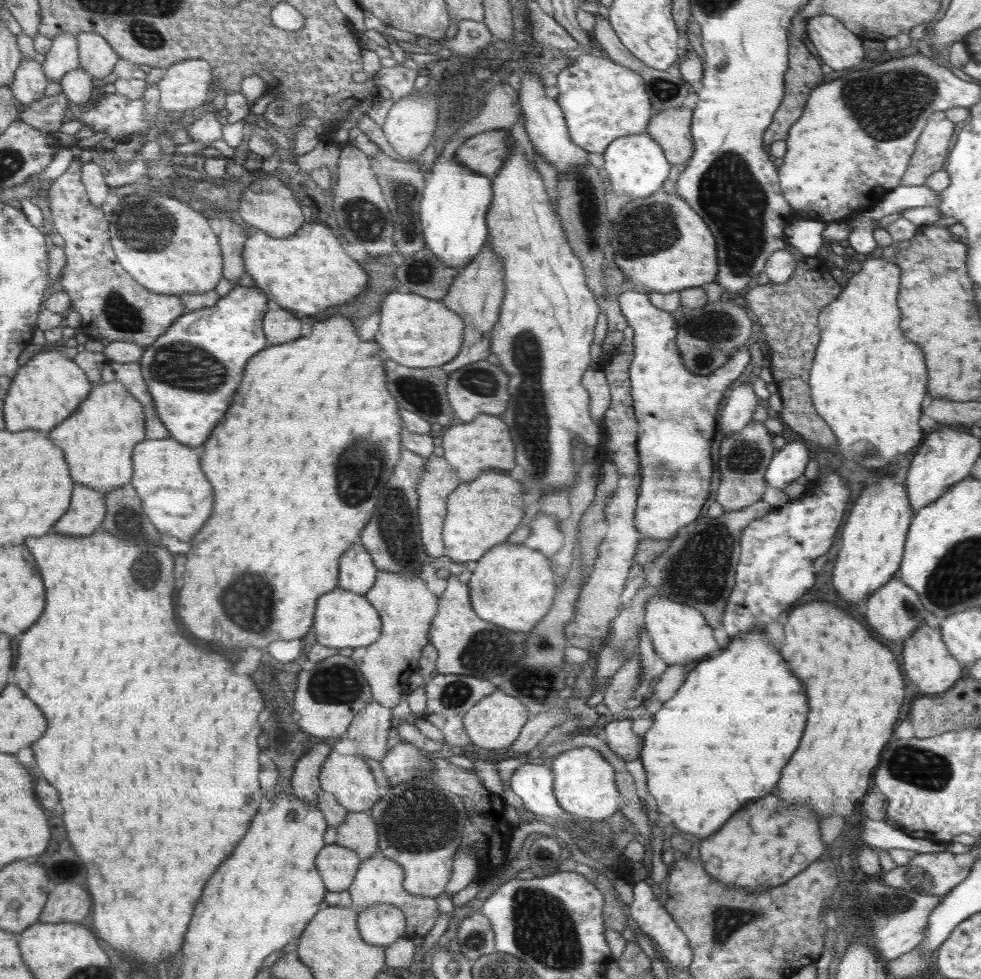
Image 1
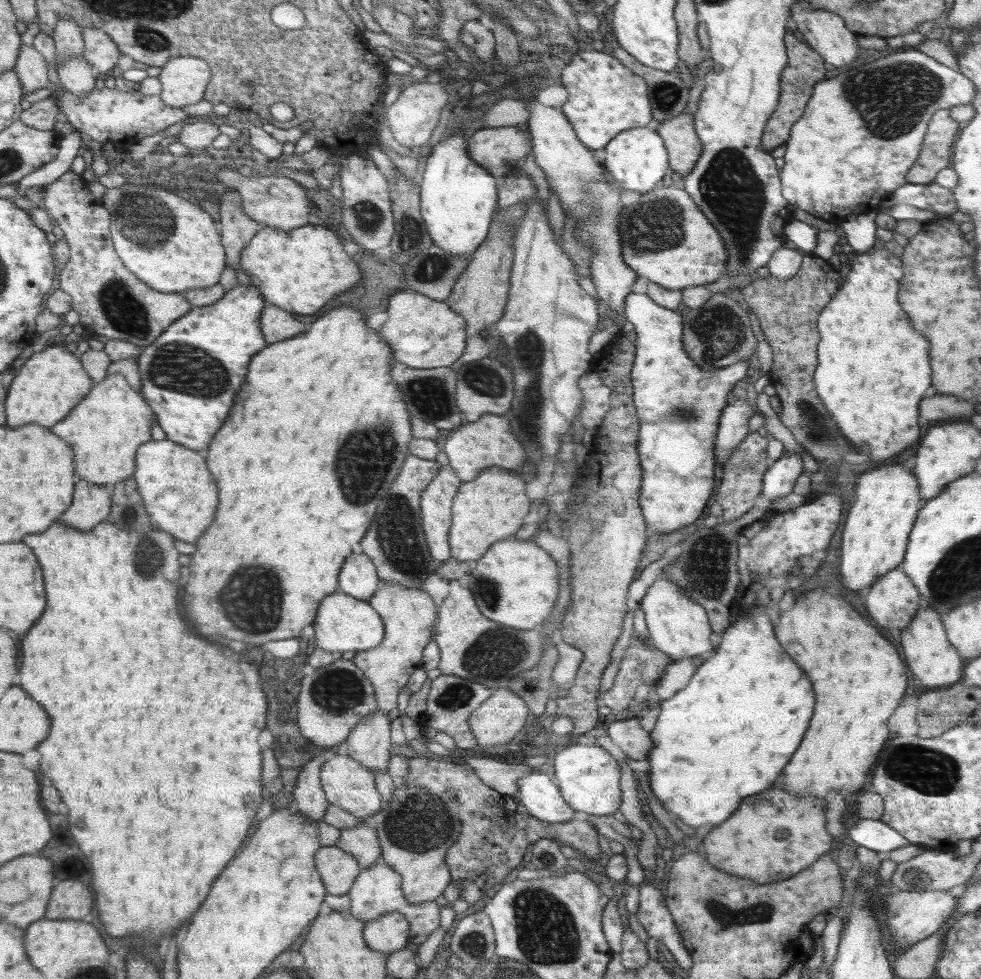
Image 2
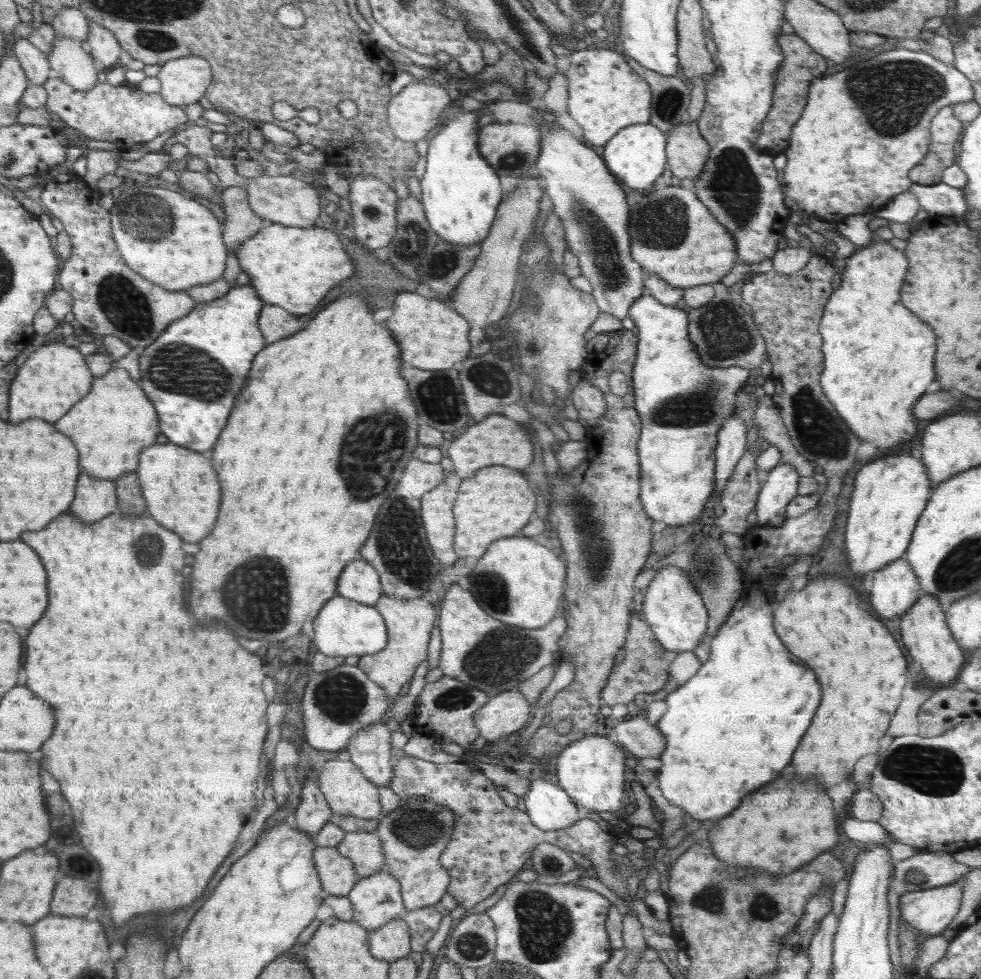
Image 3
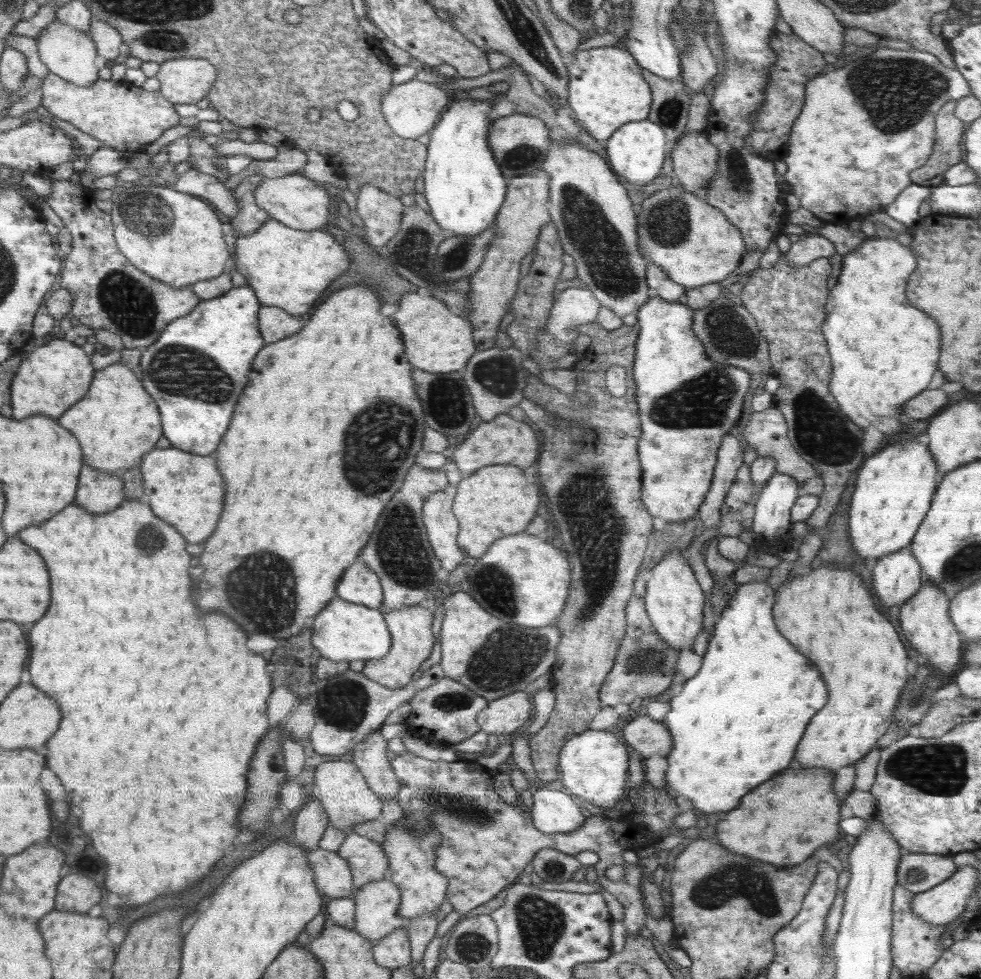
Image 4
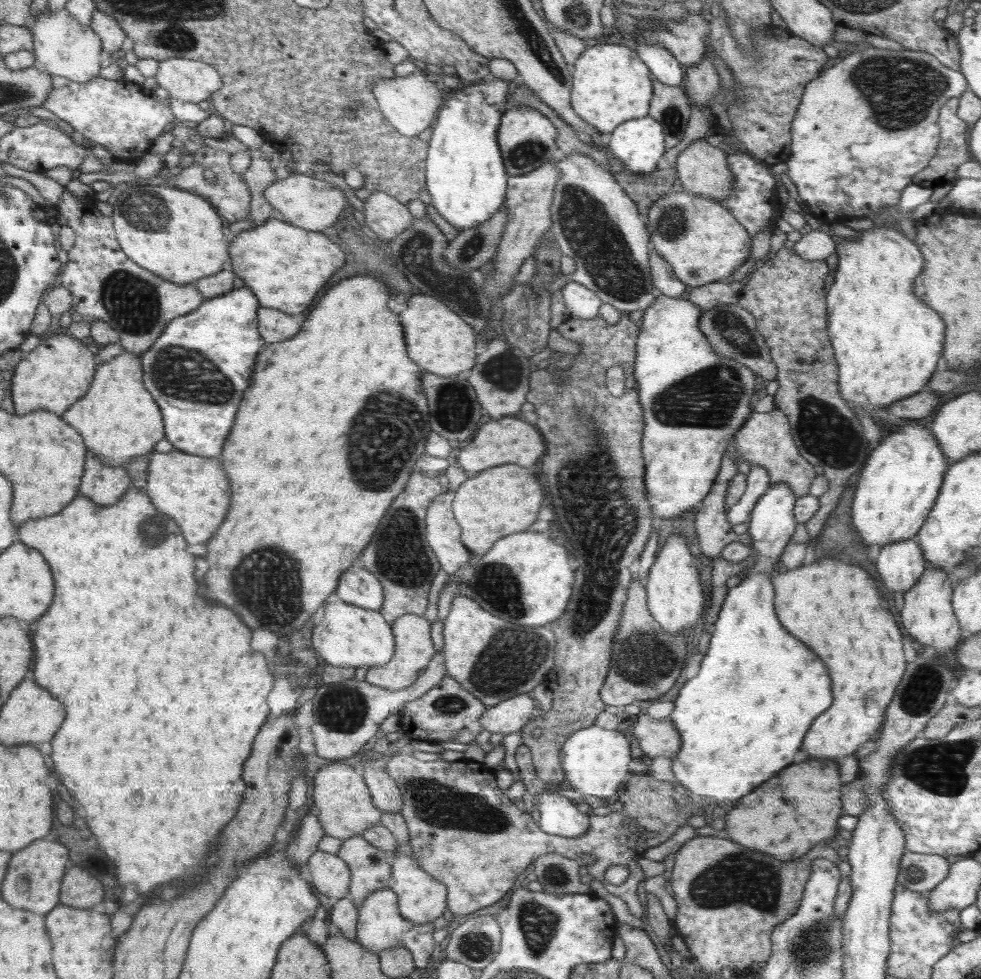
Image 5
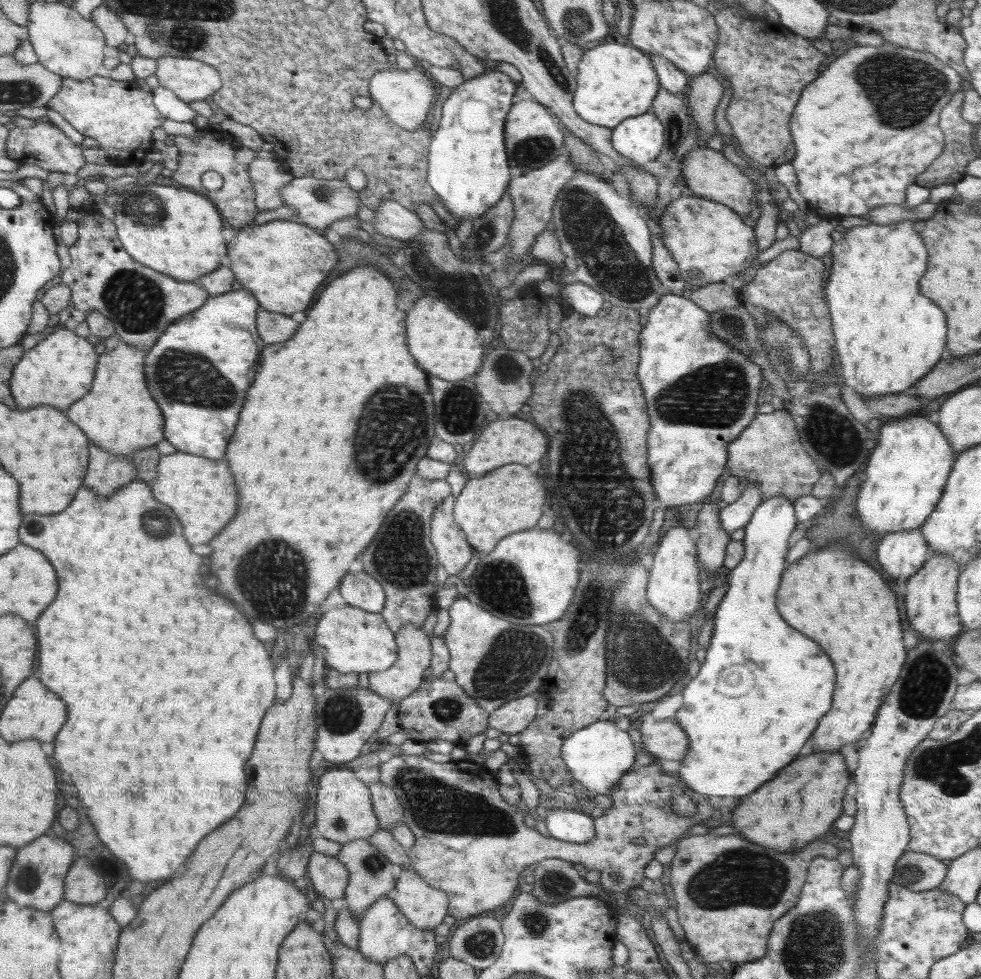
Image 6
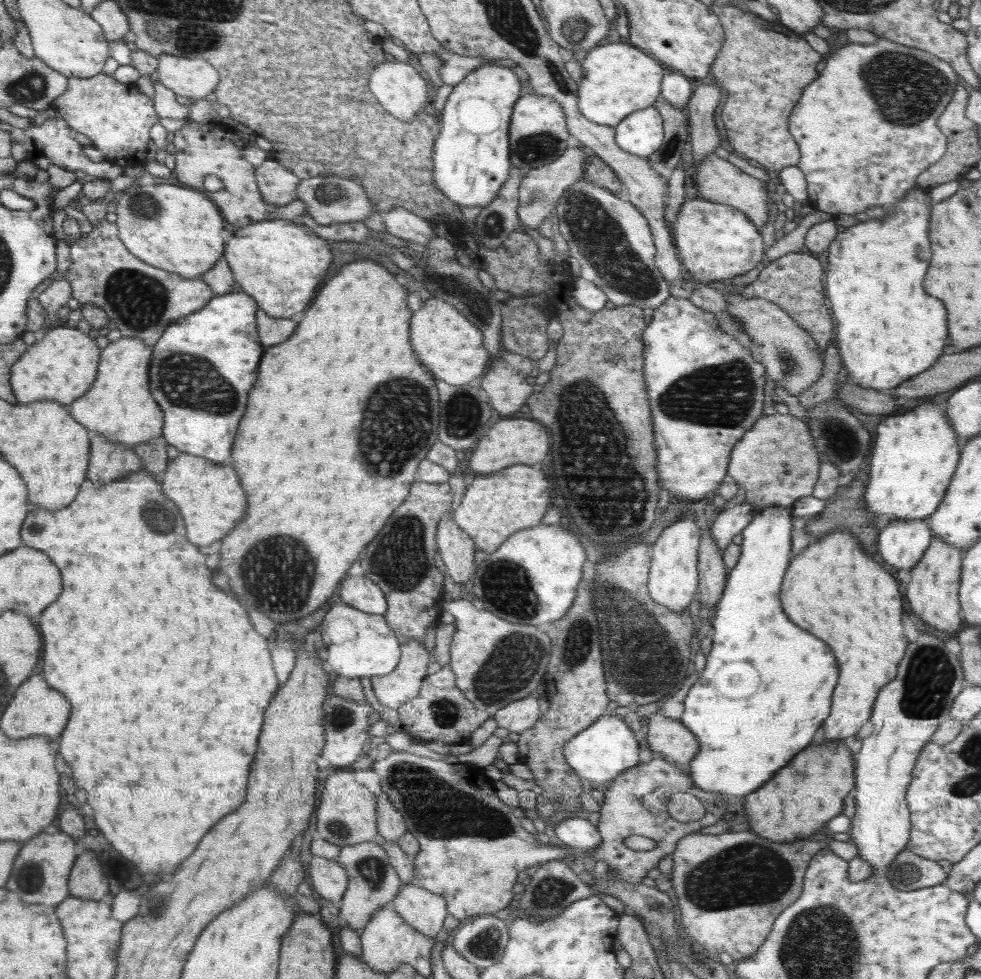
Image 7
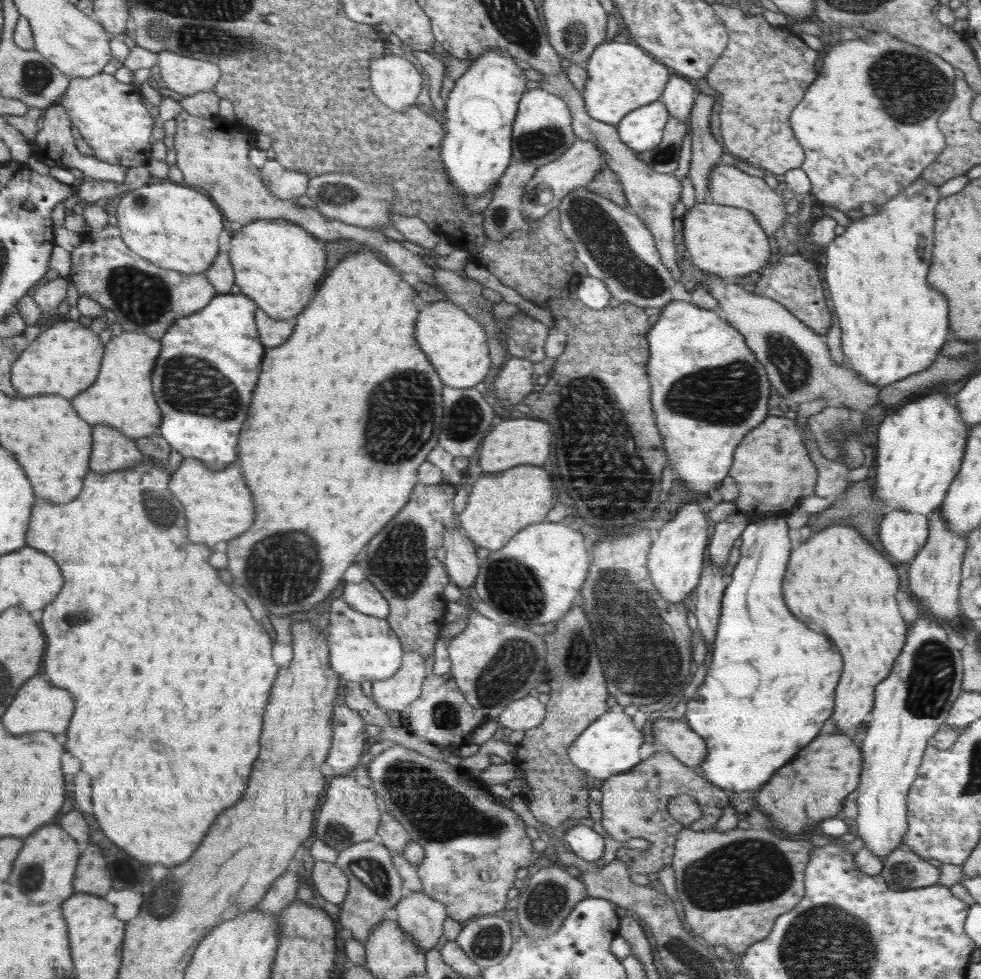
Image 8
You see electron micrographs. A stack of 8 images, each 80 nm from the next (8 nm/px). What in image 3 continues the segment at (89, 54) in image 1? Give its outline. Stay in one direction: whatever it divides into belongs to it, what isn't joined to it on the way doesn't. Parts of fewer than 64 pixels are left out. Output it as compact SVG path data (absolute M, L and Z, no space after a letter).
M89 22L88 38L83 42L87 51L96 60L99 69L110 70L115 67L124 51L112 29Z

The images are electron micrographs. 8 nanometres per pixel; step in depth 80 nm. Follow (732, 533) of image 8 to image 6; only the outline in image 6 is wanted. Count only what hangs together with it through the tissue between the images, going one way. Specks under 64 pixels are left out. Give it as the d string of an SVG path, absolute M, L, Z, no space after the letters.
M753 480L749 482L744 493L721 510L720 514L725 521L721 529L731 535L738 528L744 528L760 503L761 492L757 487L757 482Z

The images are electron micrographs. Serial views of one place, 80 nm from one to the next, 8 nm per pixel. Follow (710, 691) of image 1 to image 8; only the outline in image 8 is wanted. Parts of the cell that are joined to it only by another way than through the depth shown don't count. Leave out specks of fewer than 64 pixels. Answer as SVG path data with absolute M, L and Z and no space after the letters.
M771 512L758 522L746 524L740 540L741 557L729 576L721 601L712 663L704 684L686 704L685 714L689 727L704 739L708 748L704 762L696 770L714 786L730 793L755 792L818 736L824 722L832 716L834 690L842 674L838 648L824 634L812 632L804 622L796 620L783 600L782 582L793 551L784 514Z

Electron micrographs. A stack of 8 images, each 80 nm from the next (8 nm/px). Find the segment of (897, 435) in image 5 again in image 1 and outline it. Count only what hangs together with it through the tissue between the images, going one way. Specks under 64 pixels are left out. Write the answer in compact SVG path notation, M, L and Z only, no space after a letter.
M893 475L876 477L870 485L862 489L842 528L842 544L837 554L834 578L832 578L834 589L838 590L838 596L842 596L850 604L858 604L858 602L864 604L874 591L880 590L897 574L905 549L907 532L914 515L905 484L897 482Z

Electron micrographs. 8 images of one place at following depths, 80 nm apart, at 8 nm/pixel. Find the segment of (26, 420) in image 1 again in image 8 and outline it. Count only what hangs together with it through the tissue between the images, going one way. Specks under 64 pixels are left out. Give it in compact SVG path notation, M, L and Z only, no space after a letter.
M66 318L41 332L32 341L32 348L16 359L16 368L12 368L12 380L16 380L16 390L20 397L57 394L67 399L86 391L96 380L100 364L105 356L100 338L90 332L80 321Z

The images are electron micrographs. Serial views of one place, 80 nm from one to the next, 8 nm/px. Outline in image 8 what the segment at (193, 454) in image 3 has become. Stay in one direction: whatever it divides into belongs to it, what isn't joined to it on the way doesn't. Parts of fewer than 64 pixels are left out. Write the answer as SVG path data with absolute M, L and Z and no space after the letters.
M184 457L180 467L172 471L168 488L184 506L188 522L188 532L198 543L216 546L218 542L228 542L244 534L254 522L252 496L242 478L242 469L232 464L224 470L210 469L201 460Z

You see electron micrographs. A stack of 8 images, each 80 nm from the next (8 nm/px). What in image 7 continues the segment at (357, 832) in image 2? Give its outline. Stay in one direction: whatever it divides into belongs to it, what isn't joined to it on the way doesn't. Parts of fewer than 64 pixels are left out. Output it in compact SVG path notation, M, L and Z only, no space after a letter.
M362 841L358 844L341 848L336 859L350 876L350 886L343 894L342 906L339 910L341 920L358 933L369 924L373 914L376 914L385 904L392 902L404 885L398 873L390 866L386 852L373 841Z

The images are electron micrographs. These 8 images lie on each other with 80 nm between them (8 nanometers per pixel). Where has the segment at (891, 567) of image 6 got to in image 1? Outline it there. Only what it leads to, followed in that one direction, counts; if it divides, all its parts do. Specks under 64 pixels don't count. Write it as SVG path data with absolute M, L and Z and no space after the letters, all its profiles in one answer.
M895 575L880 590L874 591L874 594L866 600L866 614L864 618L868 620L868 624L872 626L874 632L886 636L888 640L896 642L906 642L908 638L914 636L914 632L925 622L927 611L923 608L918 594L912 588L906 587L904 582L900 582L900 578Z

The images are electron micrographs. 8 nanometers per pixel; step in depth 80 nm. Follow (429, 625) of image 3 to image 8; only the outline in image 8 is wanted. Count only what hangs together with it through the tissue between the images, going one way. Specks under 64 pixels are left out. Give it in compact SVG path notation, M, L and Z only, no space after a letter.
M404 651L402 666L391 678L375 680L372 682L371 698L375 705L385 711L398 713L406 710L410 704L415 703L422 694L425 682L426 668L424 657L412 651Z

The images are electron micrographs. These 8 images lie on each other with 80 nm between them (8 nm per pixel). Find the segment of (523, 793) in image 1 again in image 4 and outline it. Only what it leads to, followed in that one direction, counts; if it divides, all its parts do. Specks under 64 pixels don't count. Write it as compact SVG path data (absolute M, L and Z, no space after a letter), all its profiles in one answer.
M541 783L532 793L533 802L527 809L532 811L536 828L542 832L572 832L585 823L580 806L560 786Z

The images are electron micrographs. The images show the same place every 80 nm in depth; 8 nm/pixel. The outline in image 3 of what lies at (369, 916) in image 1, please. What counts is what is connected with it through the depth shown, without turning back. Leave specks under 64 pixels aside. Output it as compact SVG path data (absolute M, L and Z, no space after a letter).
M391 920L378 930L370 930L371 955L380 960L394 962L412 955L411 952L411 929L407 921Z

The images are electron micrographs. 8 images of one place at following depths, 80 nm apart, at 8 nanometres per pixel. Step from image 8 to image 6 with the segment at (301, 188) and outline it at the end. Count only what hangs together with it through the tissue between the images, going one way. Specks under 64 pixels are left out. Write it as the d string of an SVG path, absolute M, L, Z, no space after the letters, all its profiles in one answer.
M261 145L254 148L254 160L248 166L252 184L255 188L255 203L259 212L274 210L283 206L279 193L294 177L277 165L277 157L272 152L265 152Z

